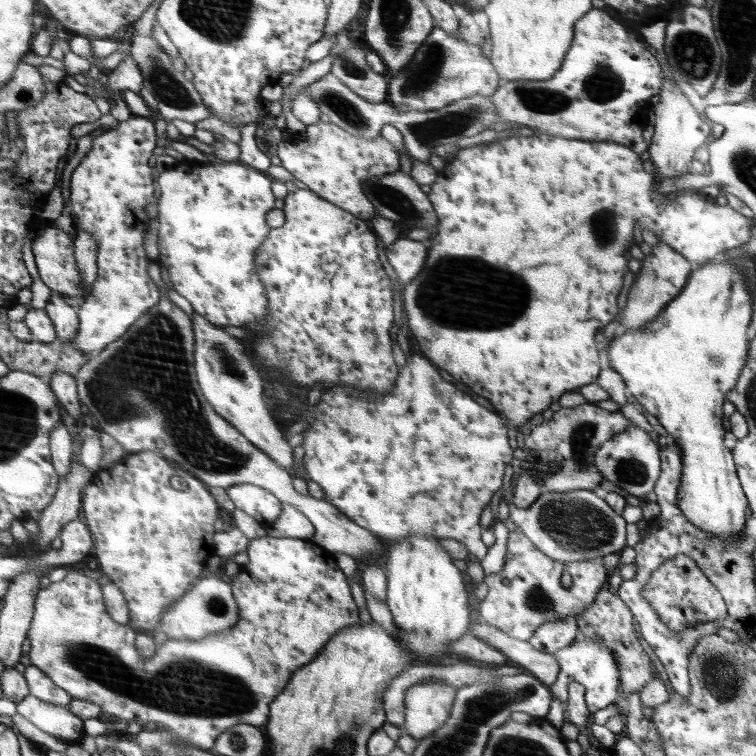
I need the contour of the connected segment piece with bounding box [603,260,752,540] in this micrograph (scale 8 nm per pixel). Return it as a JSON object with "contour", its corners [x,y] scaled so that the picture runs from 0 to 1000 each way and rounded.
{"contour":[[[971,345],[931,348],[929,354],[914,361],[898,392],[865,425],[844,438],[819,438],[807,450],[804,464],[798,467],[802,484],[824,497],[831,522],[870,553],[901,595],[903,636],[897,644],[896,659],[903,680],[926,701],[962,714],[981,706],[992,676],[987,651],[978,638],[971,601],[958,590],[960,569],[955,566],[958,524],[972,513],[981,497],[993,462],[995,399],[988,372],[983,354]]]}

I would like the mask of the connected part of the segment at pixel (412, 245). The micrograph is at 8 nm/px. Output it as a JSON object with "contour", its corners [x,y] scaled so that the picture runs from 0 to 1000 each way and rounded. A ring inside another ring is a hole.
{"contour":[[[529,315],[521,323],[516,323],[511,331],[513,347],[532,376],[550,368],[556,354],[565,349],[561,347],[563,336],[566,336],[566,328],[558,320],[550,320],[542,315]]]}

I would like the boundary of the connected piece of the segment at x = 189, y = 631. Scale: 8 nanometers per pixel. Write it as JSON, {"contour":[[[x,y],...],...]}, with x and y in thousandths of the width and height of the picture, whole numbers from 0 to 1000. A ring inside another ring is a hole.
{"contour":[[[270,762],[242,786],[242,791],[222,803],[213,831],[225,844],[233,847],[267,847],[283,836],[312,828],[315,807],[316,802],[312,802],[310,780],[304,780],[304,772],[291,765]]]}

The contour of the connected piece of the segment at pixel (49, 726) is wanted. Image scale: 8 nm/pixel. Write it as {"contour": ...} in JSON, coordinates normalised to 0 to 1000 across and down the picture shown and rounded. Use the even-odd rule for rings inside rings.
{"contour":[[[38,919],[24,931],[25,946],[40,952],[48,962],[69,971],[75,978],[82,978],[91,987],[103,987],[114,976],[112,954],[98,944],[90,935],[71,933]]]}

